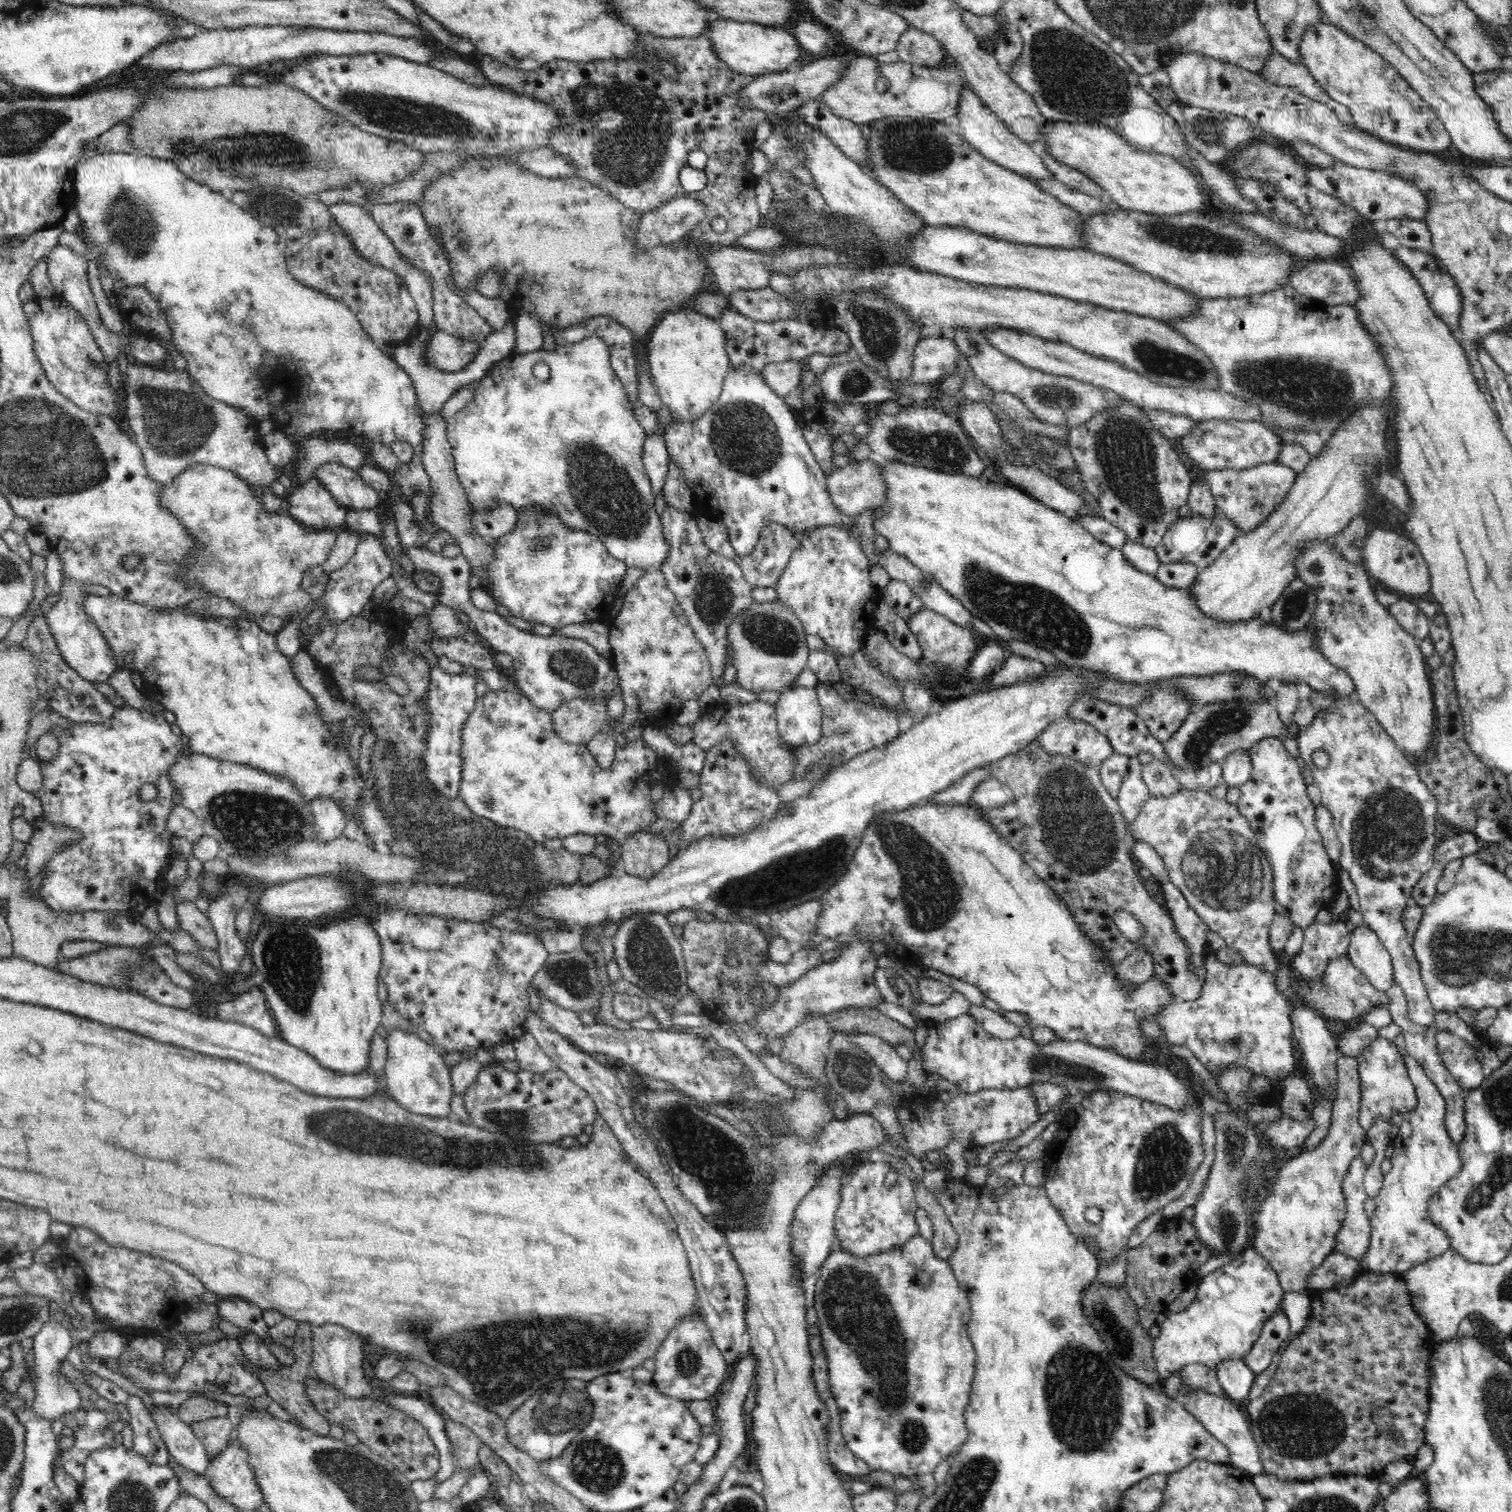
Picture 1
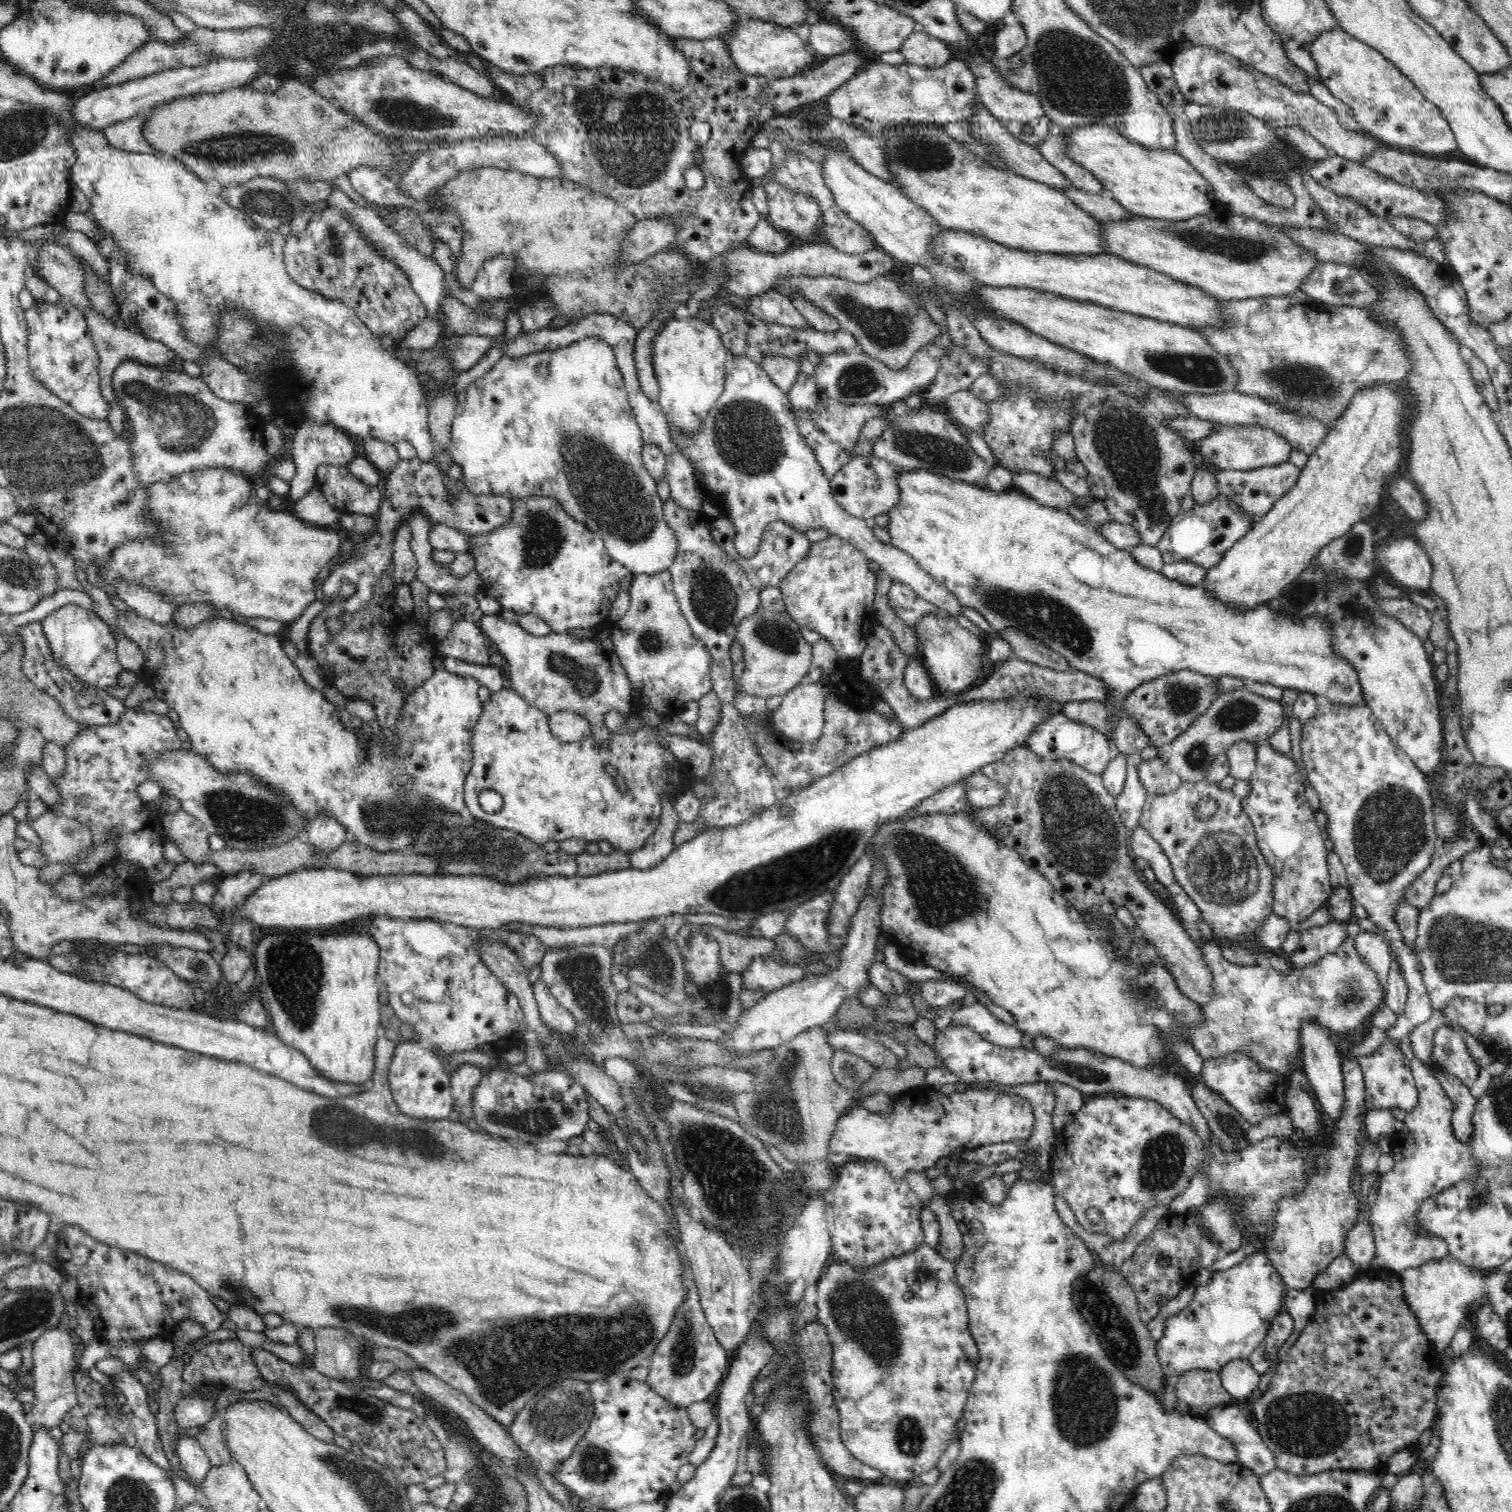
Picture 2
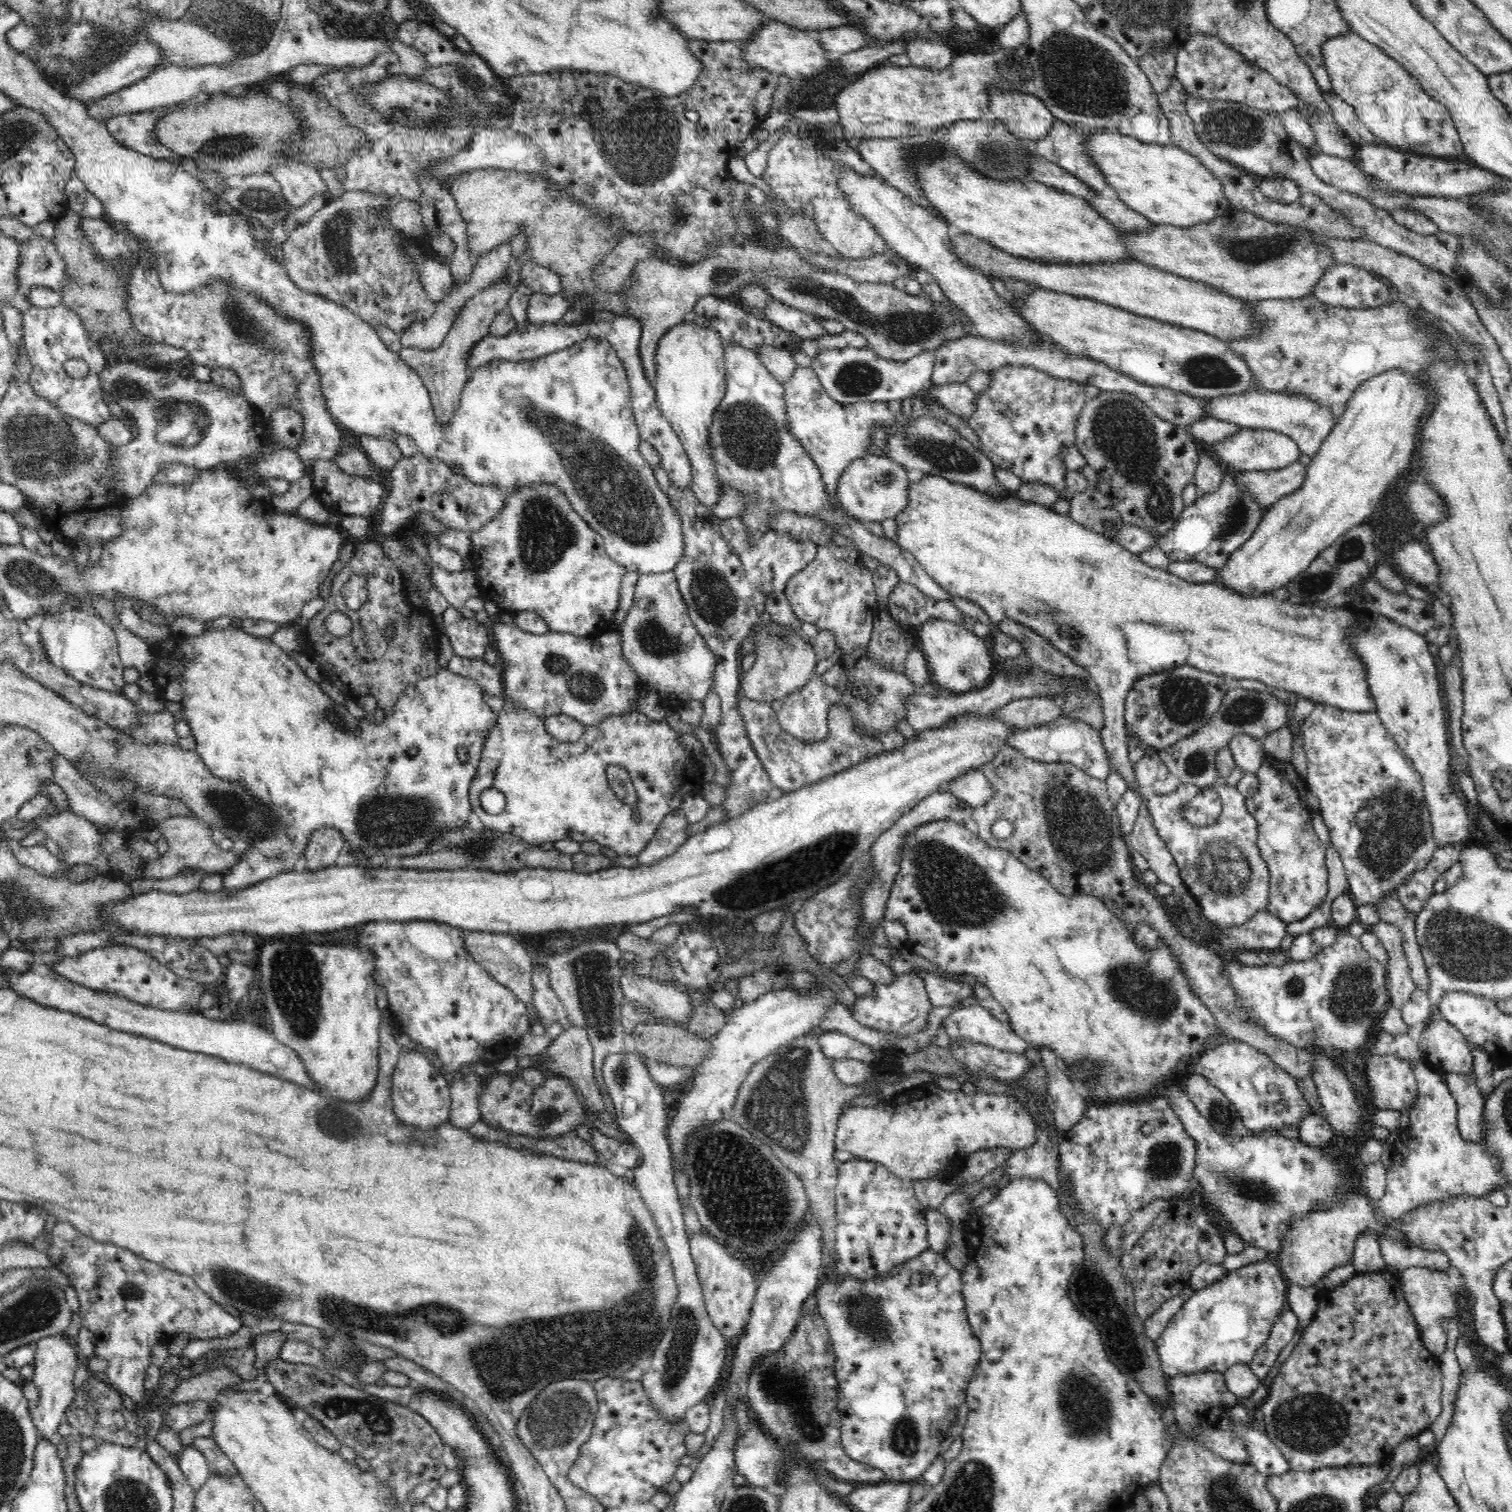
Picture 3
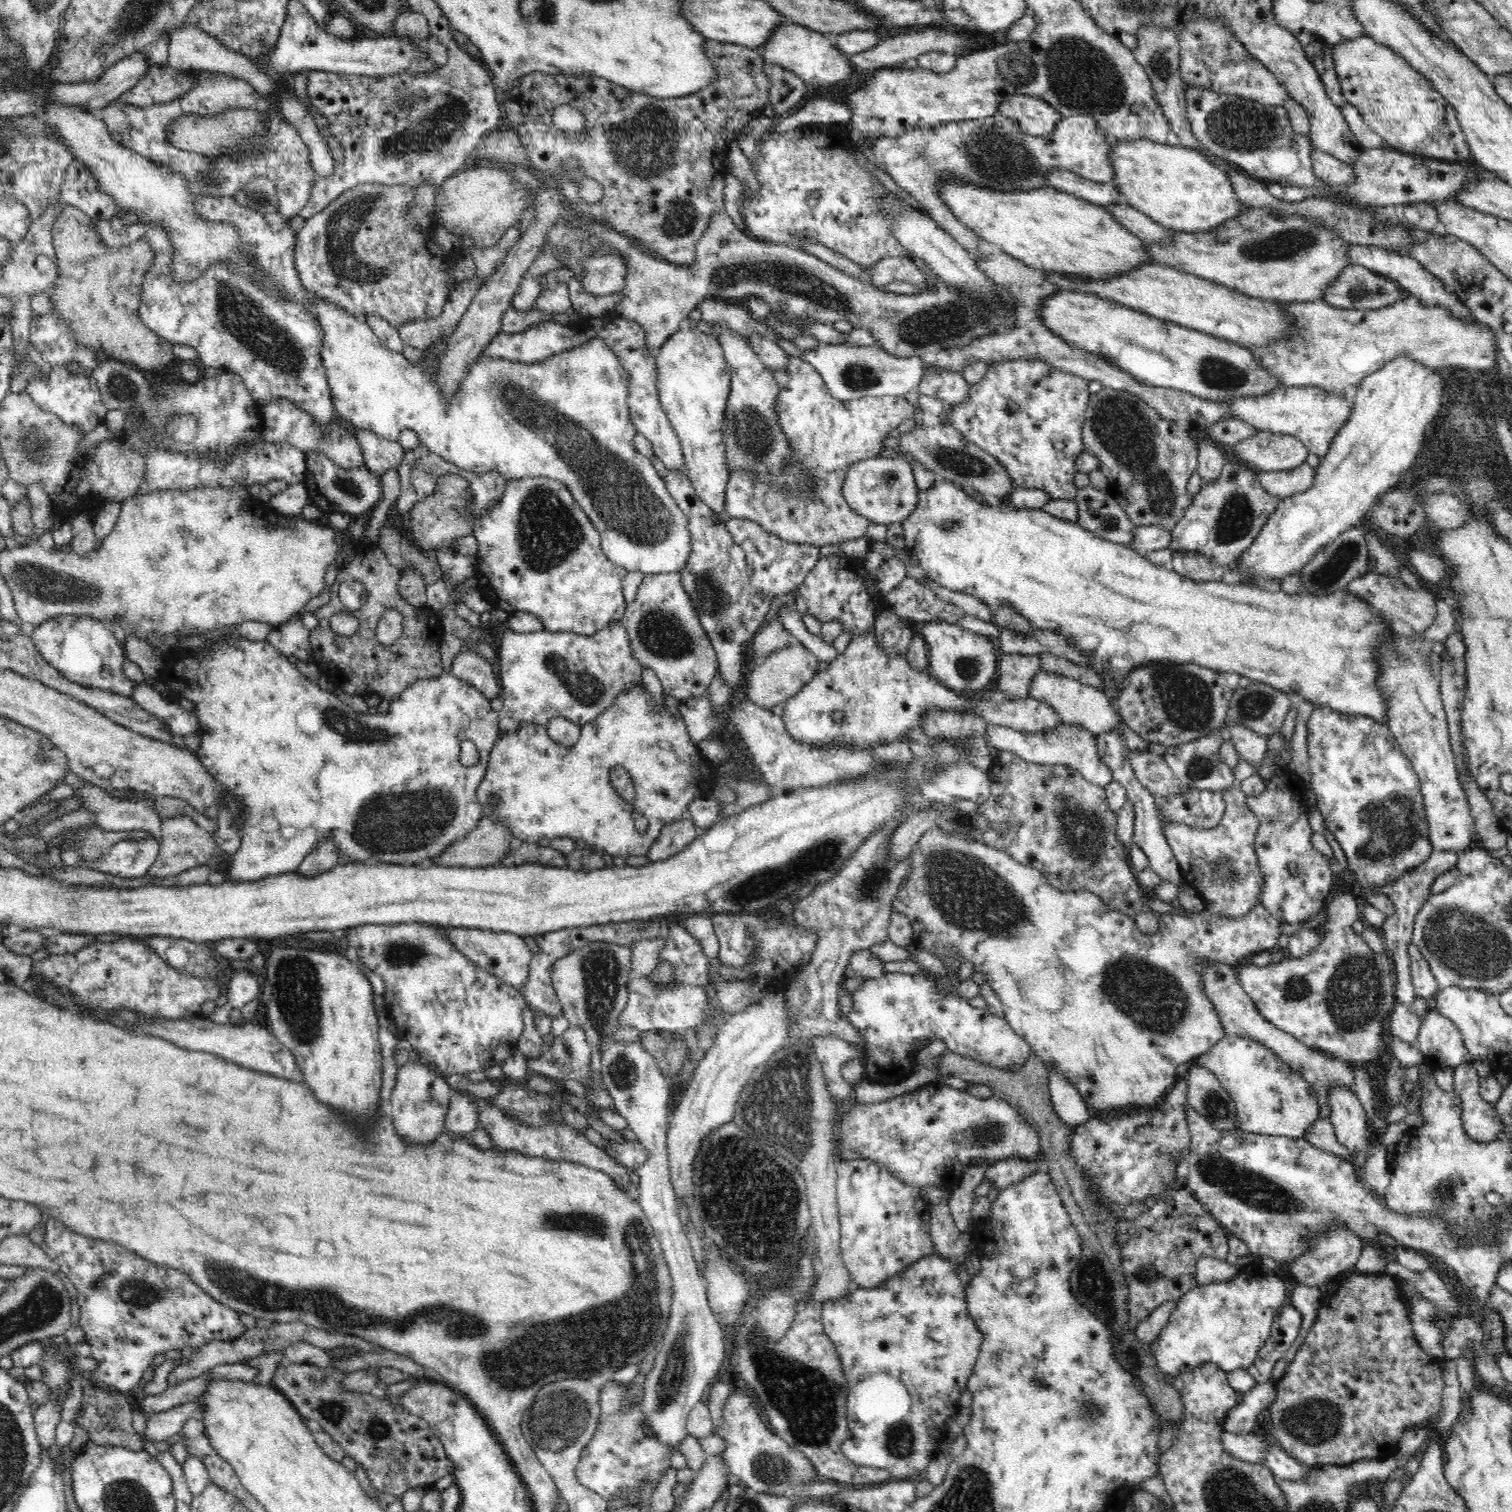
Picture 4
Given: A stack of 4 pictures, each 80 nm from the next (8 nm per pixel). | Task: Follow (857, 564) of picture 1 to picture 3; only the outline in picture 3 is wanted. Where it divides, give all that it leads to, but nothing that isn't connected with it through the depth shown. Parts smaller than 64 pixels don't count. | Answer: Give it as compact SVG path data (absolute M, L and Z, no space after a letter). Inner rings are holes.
M822 544L813 560L794 574L783 590L797 619L832 632L842 655L869 645L874 617L880 612L873 573L862 562L862 555L856 547Z

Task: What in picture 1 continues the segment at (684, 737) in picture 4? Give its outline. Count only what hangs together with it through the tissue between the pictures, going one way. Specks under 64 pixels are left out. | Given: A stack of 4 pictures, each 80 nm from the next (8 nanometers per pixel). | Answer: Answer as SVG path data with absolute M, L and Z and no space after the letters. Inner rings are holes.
M522 688L513 690L488 691L482 696L476 697L475 707L472 709L468 720L463 724L461 732L461 747L460 756L462 763L462 780L459 788L459 796L470 807L470 810L484 819L491 820L500 827L517 828L522 832L528 833L538 842L545 842L548 838L566 838L571 834L604 834L608 838L620 842L625 839L625 836L637 833L644 828L648 831L647 826L650 826L658 817L653 808L655 802L650 797L650 783L659 782L664 785L679 785L677 774L679 769L673 766L665 758L660 758L651 748L648 748L643 741L643 738L637 741L630 741L625 747L617 747L614 762L608 770L602 770L602 767L597 763L597 760L591 755L586 744L572 744L562 740L558 733L554 730L552 722L552 713L534 705L530 697Z

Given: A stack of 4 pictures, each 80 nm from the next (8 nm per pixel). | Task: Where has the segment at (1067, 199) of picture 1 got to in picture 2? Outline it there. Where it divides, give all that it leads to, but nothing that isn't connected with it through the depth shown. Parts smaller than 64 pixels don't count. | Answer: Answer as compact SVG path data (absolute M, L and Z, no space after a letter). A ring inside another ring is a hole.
M1064 187L1060 191L1096 220L1121 221L1134 215L1107 193L1103 195L1089 193L1076 187Z

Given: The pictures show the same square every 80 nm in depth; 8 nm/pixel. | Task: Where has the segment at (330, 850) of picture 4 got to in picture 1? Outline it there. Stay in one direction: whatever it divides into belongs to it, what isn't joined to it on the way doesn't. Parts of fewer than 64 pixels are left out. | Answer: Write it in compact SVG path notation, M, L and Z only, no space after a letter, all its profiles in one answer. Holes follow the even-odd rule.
M317 796L310 802L316 827L316 839L320 842L330 842L340 838L346 826L346 811L340 807L336 799L328 796Z

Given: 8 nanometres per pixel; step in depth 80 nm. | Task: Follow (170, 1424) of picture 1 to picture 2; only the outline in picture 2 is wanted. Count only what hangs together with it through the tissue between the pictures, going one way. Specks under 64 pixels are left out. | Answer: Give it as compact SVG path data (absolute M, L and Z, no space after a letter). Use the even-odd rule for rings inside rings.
M180 1429L176 1454L180 1459L180 1467L182 1467L186 1476L192 1479L194 1485L200 1485L211 1467L211 1462L206 1451L204 1451L204 1447L196 1437L192 1438L192 1436L186 1434L184 1429Z

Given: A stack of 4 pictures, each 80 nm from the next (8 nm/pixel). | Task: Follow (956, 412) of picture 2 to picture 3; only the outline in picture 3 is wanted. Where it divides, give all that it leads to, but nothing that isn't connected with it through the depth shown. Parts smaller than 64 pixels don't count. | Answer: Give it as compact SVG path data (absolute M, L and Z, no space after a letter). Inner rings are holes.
M956 382L946 386L930 384L922 394L936 398L944 409L960 419L968 420L976 415L977 395L966 382Z

